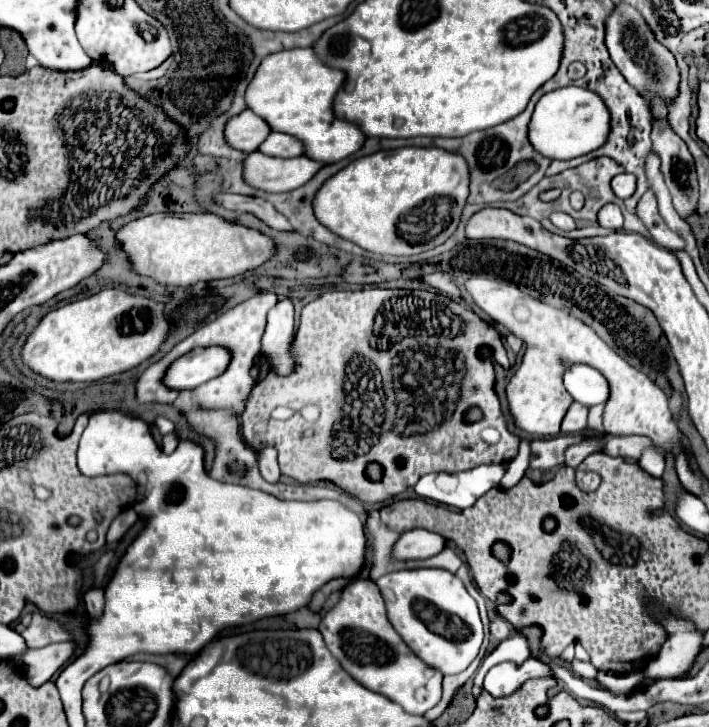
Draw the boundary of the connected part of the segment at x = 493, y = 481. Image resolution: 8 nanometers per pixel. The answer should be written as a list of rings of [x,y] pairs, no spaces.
[[[480,465],[462,473],[430,473],[424,475],[414,491],[420,499],[430,499],[456,509],[472,507],[488,489],[500,487],[506,465]]]

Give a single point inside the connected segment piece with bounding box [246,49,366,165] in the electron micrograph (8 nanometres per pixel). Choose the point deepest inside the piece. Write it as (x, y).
(294, 90)

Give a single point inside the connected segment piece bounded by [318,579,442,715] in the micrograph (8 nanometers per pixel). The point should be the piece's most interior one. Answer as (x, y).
(357, 632)

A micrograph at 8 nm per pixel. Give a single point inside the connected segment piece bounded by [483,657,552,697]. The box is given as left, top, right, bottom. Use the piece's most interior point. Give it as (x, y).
(503, 679)

